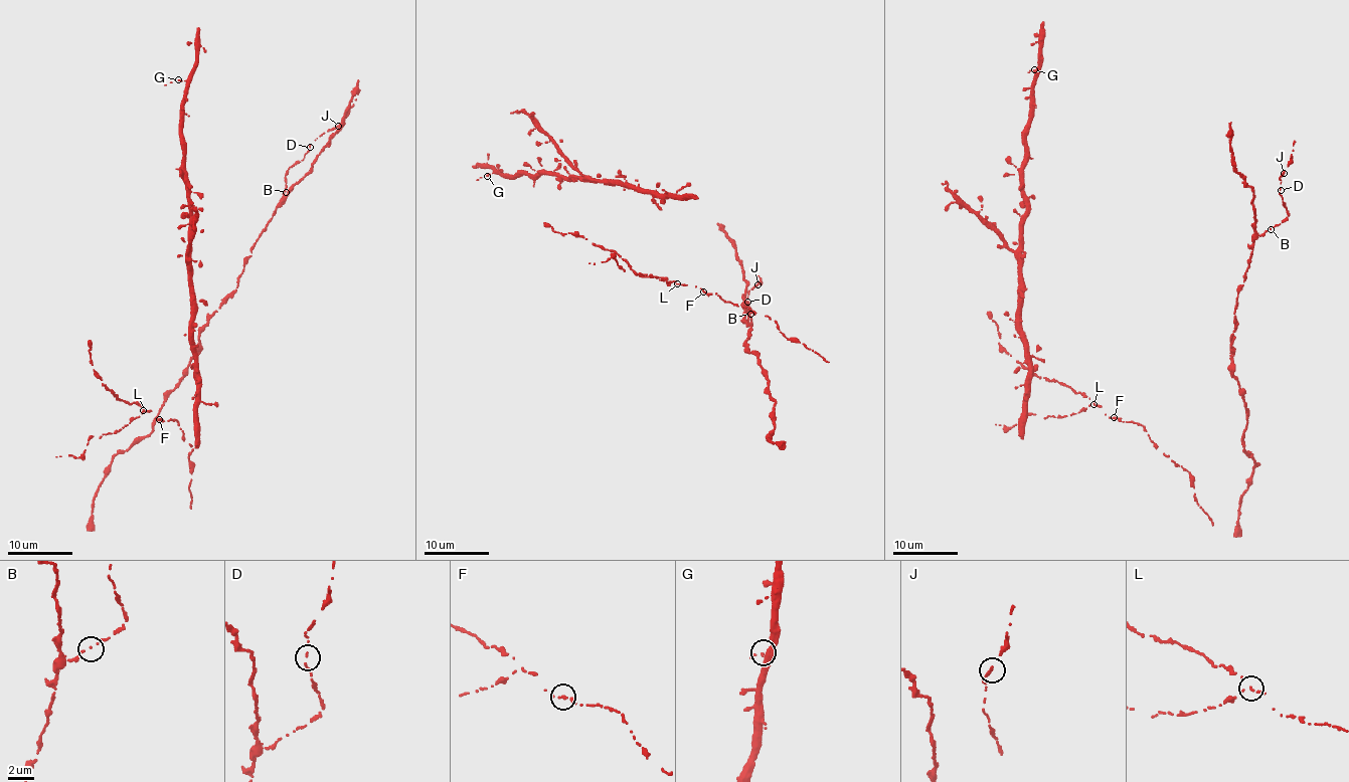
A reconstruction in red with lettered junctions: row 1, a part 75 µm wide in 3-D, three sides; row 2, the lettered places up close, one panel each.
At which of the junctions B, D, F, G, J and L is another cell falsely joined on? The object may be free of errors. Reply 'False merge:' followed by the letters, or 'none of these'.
False merge: L

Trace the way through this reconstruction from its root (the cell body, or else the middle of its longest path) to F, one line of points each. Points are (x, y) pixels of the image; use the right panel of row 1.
F: (1156, 446), (1142, 425), (1114, 417)

